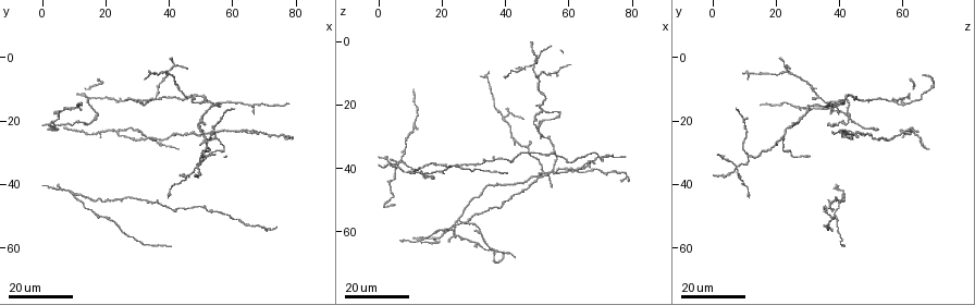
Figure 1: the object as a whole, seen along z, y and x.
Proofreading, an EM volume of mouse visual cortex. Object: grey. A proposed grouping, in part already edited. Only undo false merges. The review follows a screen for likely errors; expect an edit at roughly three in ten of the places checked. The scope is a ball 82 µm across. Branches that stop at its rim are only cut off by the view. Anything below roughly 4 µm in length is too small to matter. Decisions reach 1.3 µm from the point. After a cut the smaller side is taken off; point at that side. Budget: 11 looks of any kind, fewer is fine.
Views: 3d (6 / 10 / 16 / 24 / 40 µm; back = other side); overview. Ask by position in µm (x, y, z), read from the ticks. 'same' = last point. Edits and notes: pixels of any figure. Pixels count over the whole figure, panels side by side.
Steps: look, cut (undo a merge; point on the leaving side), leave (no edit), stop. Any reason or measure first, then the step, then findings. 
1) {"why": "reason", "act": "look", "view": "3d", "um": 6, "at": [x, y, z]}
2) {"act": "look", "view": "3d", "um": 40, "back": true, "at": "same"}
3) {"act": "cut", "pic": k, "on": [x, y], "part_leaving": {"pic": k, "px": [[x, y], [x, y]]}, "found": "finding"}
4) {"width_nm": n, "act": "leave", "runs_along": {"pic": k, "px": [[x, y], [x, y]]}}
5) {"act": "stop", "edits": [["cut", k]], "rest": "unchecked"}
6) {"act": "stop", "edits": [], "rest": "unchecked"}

{"why": "three arms meet", "act": "look", "view": "3d", "um": 16, "at": [40, 5, 23]}

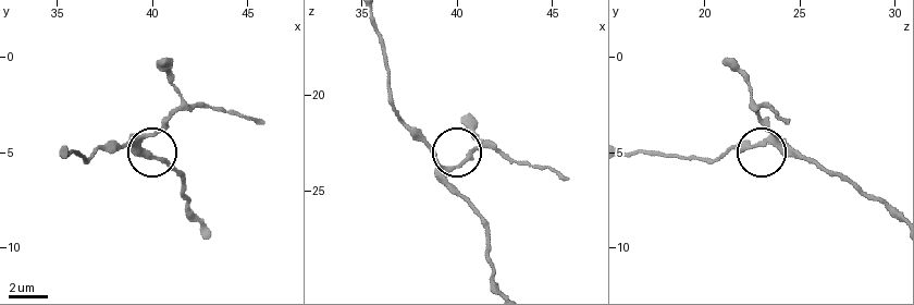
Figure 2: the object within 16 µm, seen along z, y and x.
{"act": "look", "view": "3d", "um": 10, "at": [39.3, 4.3, 23.9]}

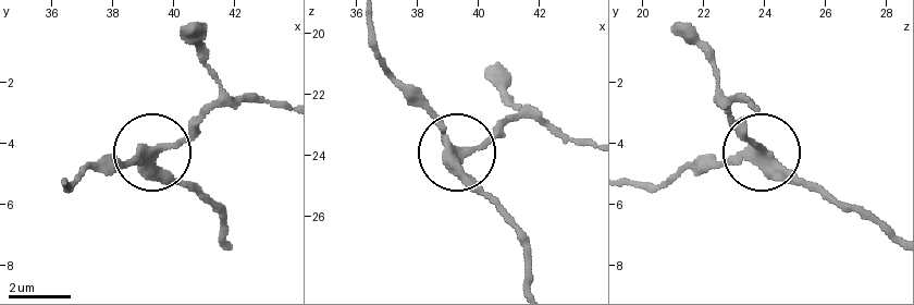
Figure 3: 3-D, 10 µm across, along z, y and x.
{"act": "leave", "runs_along": {"pic": 3, "px": [[225, 245], [221, 211], [156, 159], [215, 101]]}, "found": "continuous, no second neuron"}

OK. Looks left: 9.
{"why": "sudden change in width", "act": "look", "view": "3d", "um": 24, "at": [11, 20, 40]}

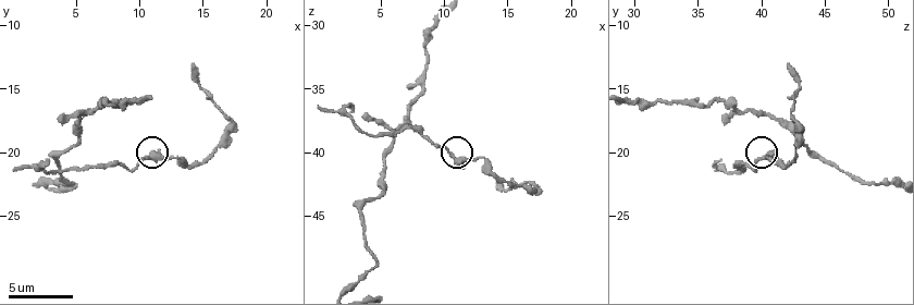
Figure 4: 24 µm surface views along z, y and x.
{"act": "look", "view": "3d", "um": 6, "at": [10.6, 20.4, 40.0]}

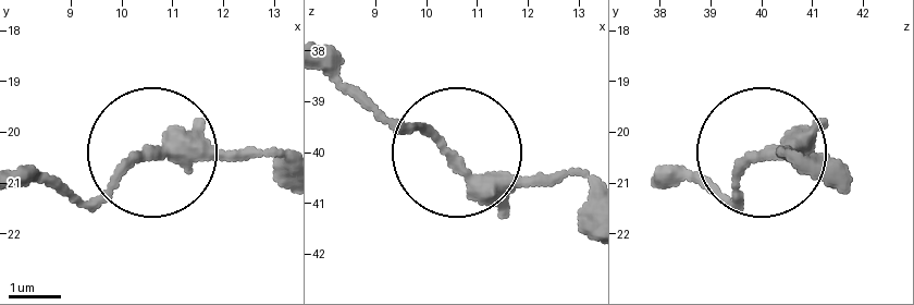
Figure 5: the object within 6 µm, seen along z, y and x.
{"act": "leave", "found": "continuous, no second neuron"}

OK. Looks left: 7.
{"why": "thick turns thin", "act": "look", "view": "3d", "um": 16, "at": [57, 29, 23]}

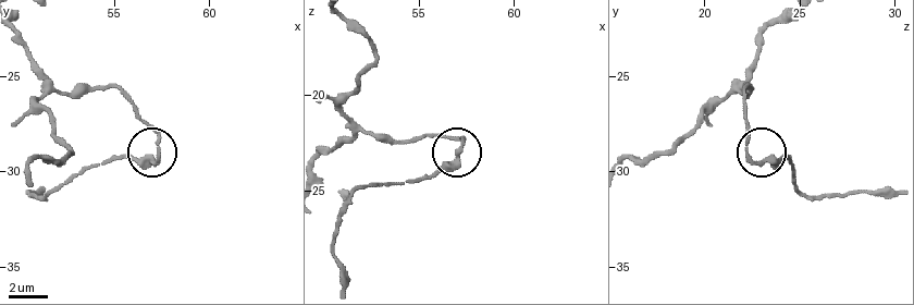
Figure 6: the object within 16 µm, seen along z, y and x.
{"act": "look", "view": "3d", "um": 10, "at": [57.2, 29.3, 22.4]}

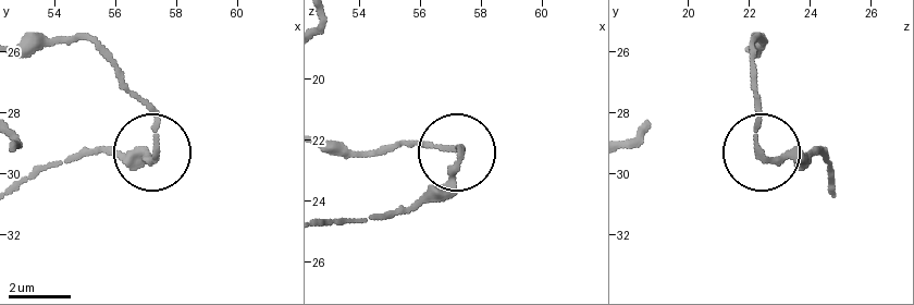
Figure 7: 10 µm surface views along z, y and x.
{"act": "leave", "found": "continuous, no second neuron"}

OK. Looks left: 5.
{"why": "three-way junction", "act": "look", "view": "3d", "um": 16, "at": [52, 26, 22]}

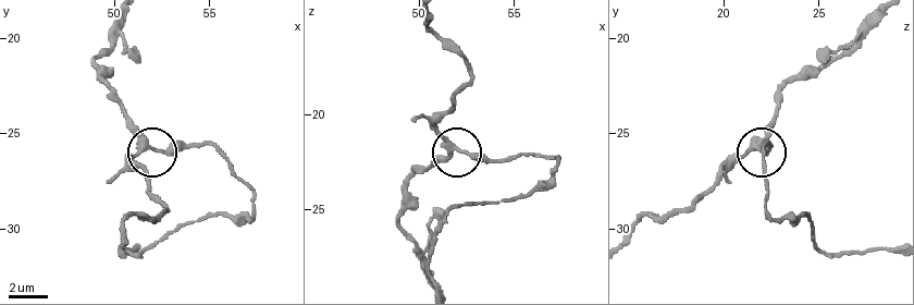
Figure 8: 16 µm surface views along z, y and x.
{"act": "look", "view": "3d", "um": 10, "at": [51.7, 25.7, 21.7]}

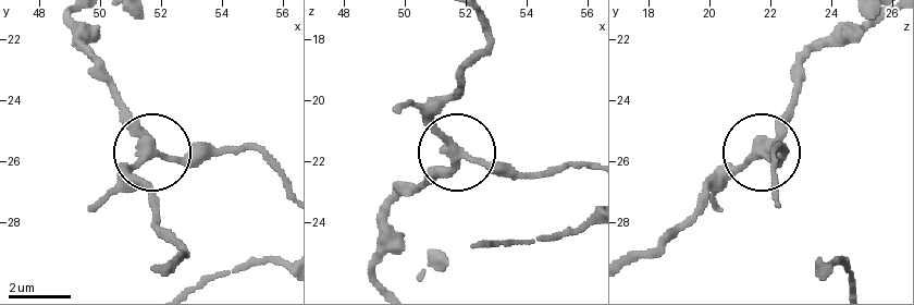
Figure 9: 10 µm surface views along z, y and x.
{"act": "look", "view": "3d", "um": 6, "at": [51.7, 25.7, 21.8]}

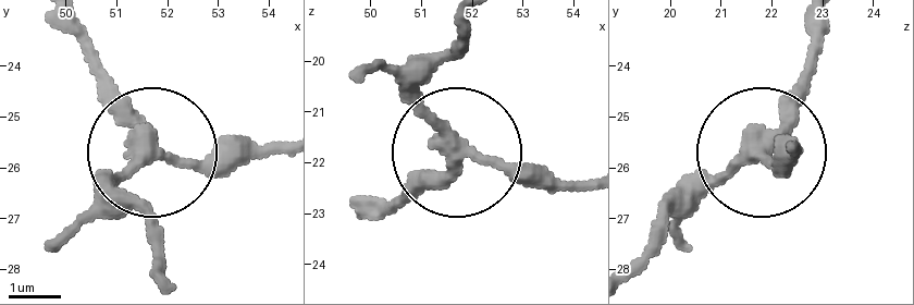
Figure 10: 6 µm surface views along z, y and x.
{"side_arm_um": 38, "act": "leave", "runs_along": {"pic": 10, "px": [[366, 221], [453, 157], [383, 70]]}, "found": "continuous, no second neuron"}

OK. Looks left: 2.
{"why": "looks like a crossing", "act": "look", "view": "3d", "um": 24, "at": [49, 35, 8]}

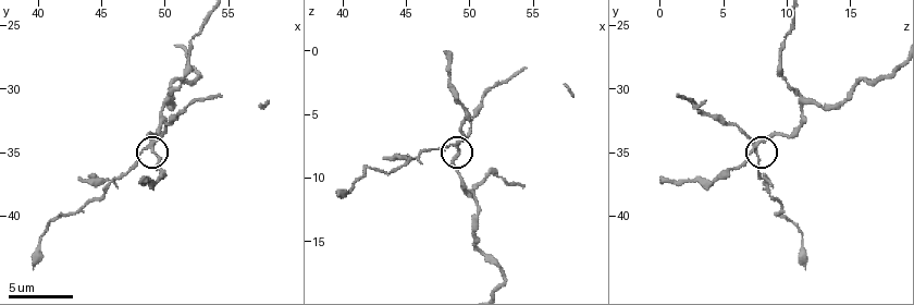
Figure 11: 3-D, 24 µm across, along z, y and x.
{"act": "look", "view": "3d", "um": 6, "at": [48.6, 34.6, 7.6]}

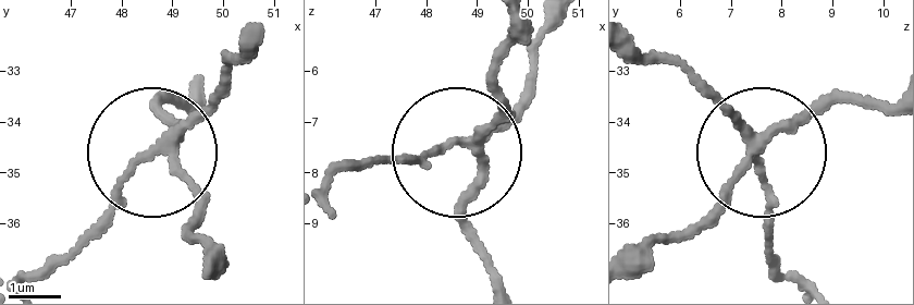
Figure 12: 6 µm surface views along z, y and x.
{"act": "cut", "pic": 12, "on": [119, 198], "part_leaving": {"pic": 12, "px": [[162, 142], [24, 280]]}, "found": "a second neuron is stuck on"}

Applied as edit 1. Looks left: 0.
{"act": "stop", "edits": [["cut", 12]], "rest": "unchecked"}

